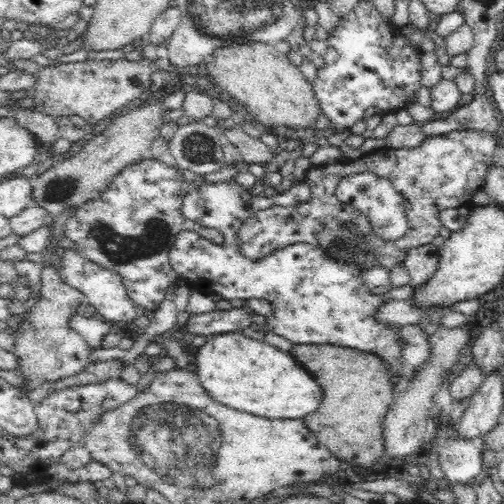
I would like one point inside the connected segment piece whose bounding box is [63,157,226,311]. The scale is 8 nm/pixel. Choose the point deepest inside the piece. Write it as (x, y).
(129, 231)

